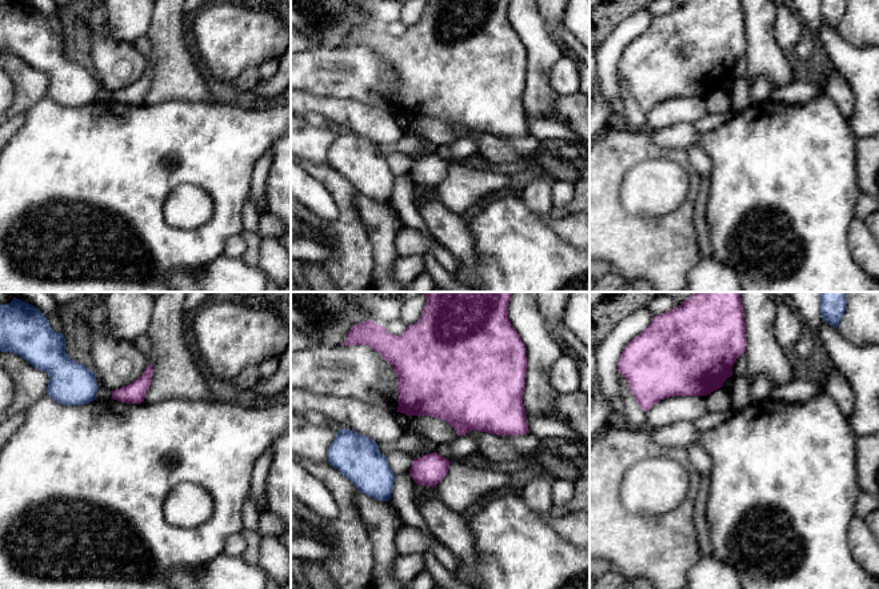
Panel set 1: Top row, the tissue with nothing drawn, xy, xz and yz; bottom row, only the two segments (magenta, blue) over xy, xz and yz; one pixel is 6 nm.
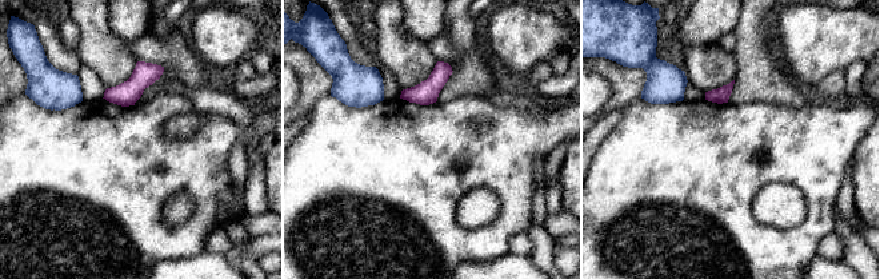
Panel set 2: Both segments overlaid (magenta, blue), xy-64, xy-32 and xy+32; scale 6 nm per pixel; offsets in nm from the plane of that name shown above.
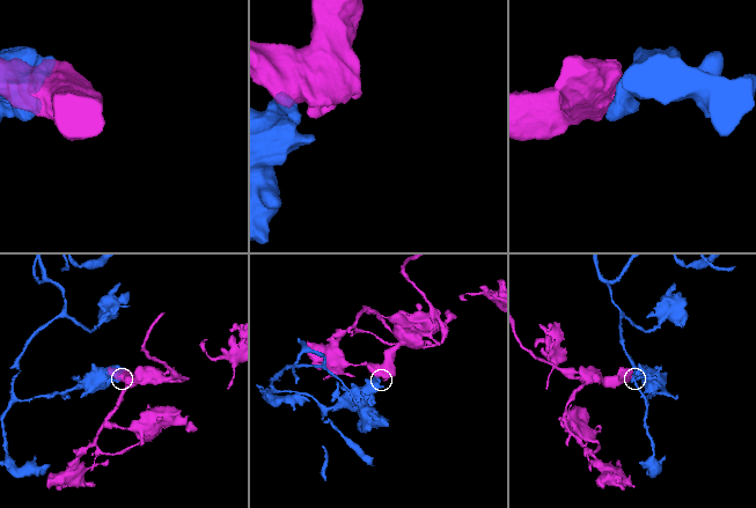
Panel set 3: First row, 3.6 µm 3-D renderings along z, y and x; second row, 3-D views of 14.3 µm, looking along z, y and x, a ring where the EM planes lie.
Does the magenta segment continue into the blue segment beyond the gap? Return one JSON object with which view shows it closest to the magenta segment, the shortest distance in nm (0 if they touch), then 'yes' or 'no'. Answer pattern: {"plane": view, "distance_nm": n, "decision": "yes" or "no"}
{"plane": "xy", "distance_nm": 90, "decision": "yes"}

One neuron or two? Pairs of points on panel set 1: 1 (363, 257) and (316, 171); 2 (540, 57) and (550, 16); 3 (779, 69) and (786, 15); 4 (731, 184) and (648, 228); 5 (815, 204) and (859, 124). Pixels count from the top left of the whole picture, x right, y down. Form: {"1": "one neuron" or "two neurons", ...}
{"1": "one neuron", "2": "two neurons", "3": "two neurons", "4": "two neurons", "5": "two neurons"}

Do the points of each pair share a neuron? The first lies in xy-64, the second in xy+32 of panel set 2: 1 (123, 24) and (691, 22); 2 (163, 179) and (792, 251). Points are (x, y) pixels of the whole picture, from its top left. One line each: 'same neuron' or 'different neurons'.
1: same neuron
2: same neuron

